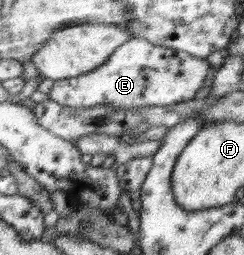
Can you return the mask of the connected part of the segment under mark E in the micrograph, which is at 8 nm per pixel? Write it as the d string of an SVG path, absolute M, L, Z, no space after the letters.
M131 36L97 69L81 77L55 82L50 99L72 107L89 108L107 103L128 111L190 101L205 80L207 59L203 60L183 50L157 46L144 38Z

